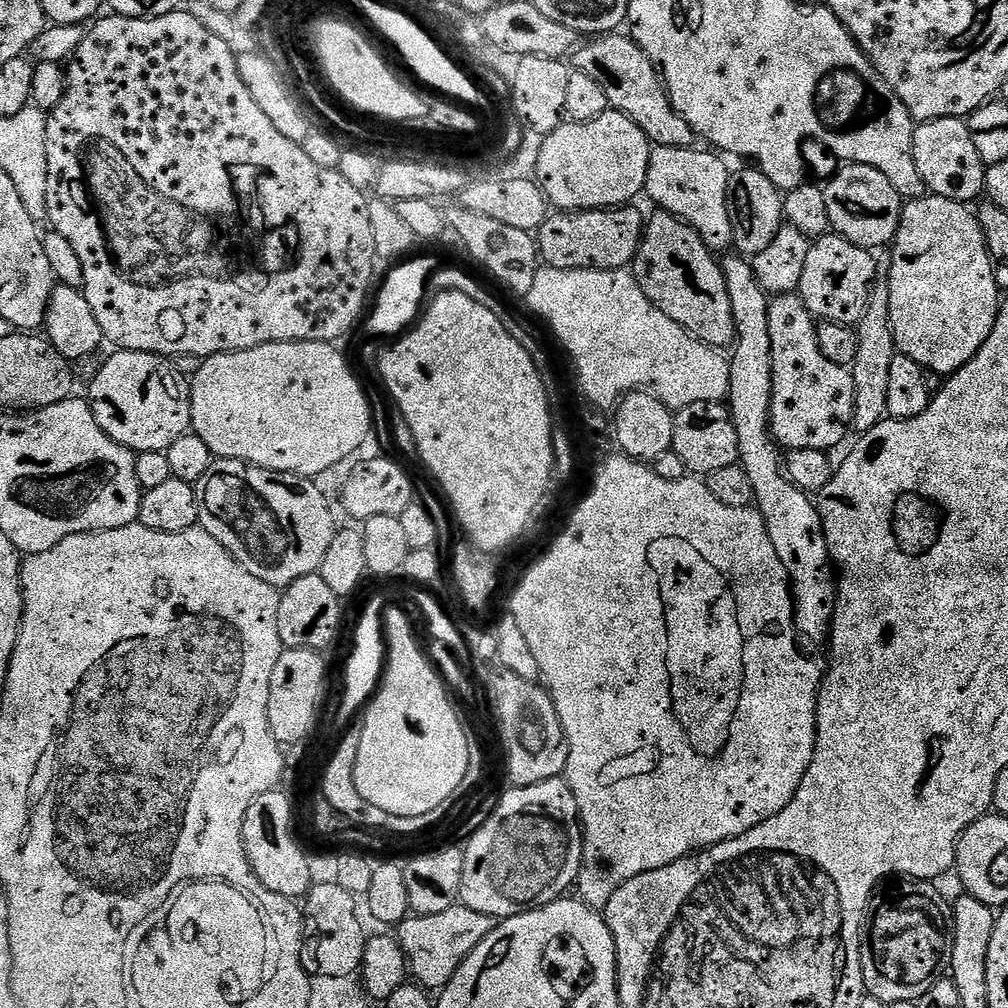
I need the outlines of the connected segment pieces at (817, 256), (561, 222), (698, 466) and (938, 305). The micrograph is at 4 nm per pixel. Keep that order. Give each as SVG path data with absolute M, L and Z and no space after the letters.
M829 234L821 236L806 254L806 266L802 270L802 282L798 295L804 305L820 320L833 320L839 324L855 326L860 323L872 286L876 282L876 260L867 248L854 246L845 236Z
M636 206L618 208L591 208L585 212L557 211L549 215L538 229L538 251L543 263L550 268L601 268L602 270L627 269L635 261L636 251L640 248L640 239L644 237L645 213L640 213Z
M719 400L694 402L690 406L679 409L674 416L672 451L678 454L678 458L682 458L689 473L700 478L708 477L714 470L734 466L740 458L738 430L734 430L732 414L728 411L727 403Z
M925 194L917 200L908 200L900 215L896 238L890 245L891 252L890 326L897 353L914 358L929 373L937 372L940 378L947 378L982 350L986 338L990 338L990 330L994 330L1002 299L1002 289L994 278L996 265L988 253L979 215L969 205L941 196Z

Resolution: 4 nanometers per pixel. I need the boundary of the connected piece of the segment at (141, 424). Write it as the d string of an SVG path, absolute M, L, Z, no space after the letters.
M123 350L113 353L97 370L86 393L98 426L102 426L114 442L126 446L131 452L167 452L192 426L192 385L189 377L182 375L166 356Z

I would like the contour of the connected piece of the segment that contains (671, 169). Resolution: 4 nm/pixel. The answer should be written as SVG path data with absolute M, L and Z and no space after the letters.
M653 147L650 154L650 166L646 174L646 196L656 203L657 209L677 216L688 224L704 240L704 244L713 250L729 247L732 244L732 227L728 209L727 168L715 151L699 152L699 147L658 148Z

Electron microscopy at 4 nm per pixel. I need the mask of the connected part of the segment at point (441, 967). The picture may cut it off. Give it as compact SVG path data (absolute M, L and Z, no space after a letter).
M463 902L450 906L450 910L442 910L442 914L409 915L398 925L398 939L408 960L411 979L428 990L445 988L458 966L466 962L468 955L492 933L493 927L493 917L478 914L478 910L470 910Z

